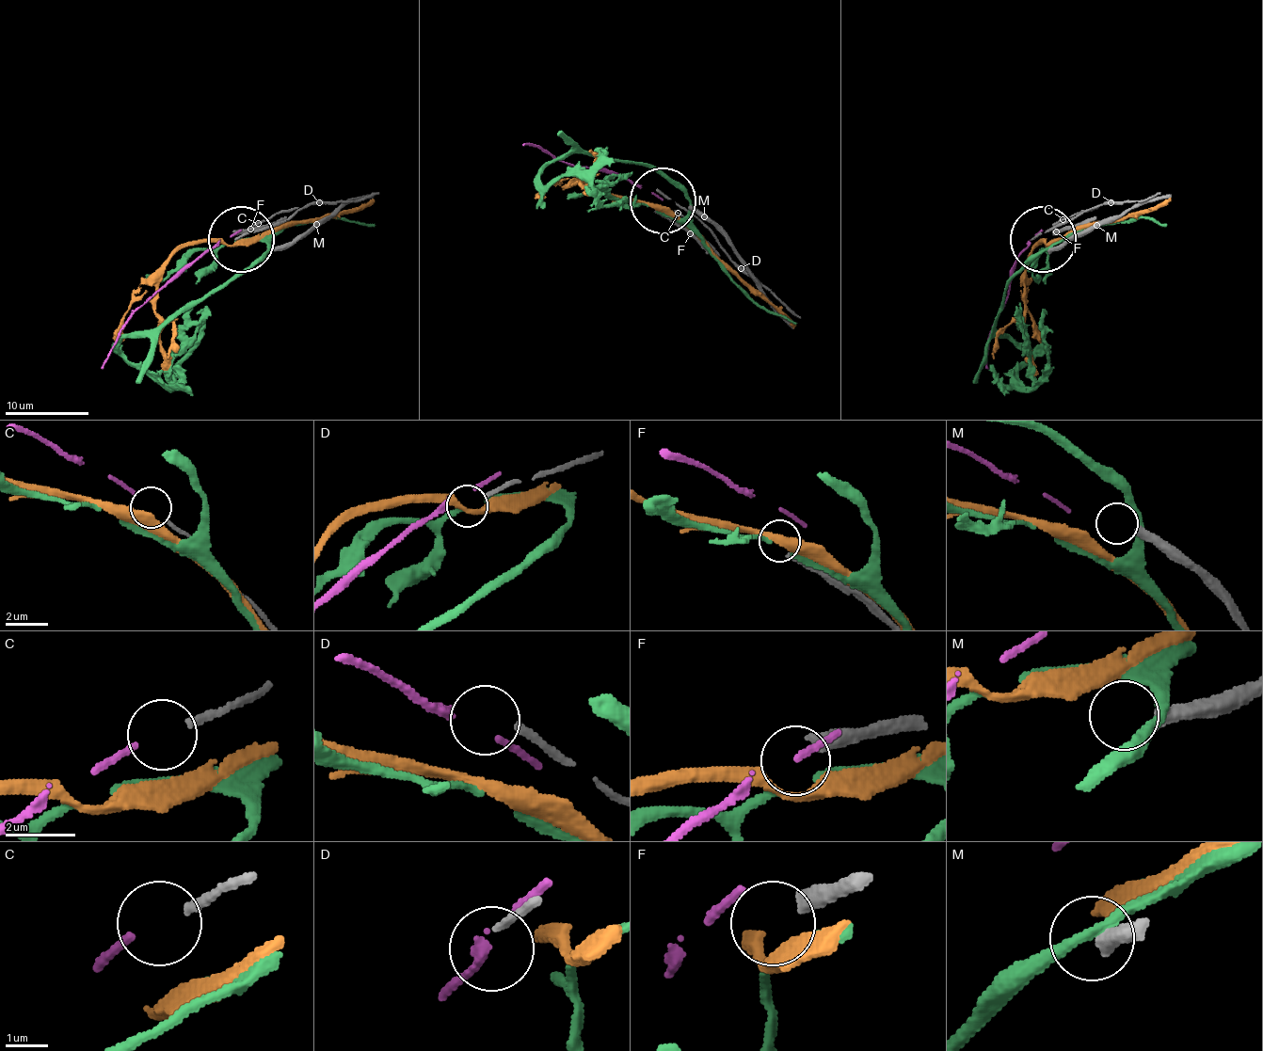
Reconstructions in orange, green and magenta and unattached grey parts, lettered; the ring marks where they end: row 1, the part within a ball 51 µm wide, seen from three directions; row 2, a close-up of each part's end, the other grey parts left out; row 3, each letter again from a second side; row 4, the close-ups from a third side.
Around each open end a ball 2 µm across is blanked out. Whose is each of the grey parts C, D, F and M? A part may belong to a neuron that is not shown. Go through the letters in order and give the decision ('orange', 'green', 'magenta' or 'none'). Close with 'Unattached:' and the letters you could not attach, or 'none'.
C: magenta
D: none
F: none
M: none
Unattached: D, F, M

